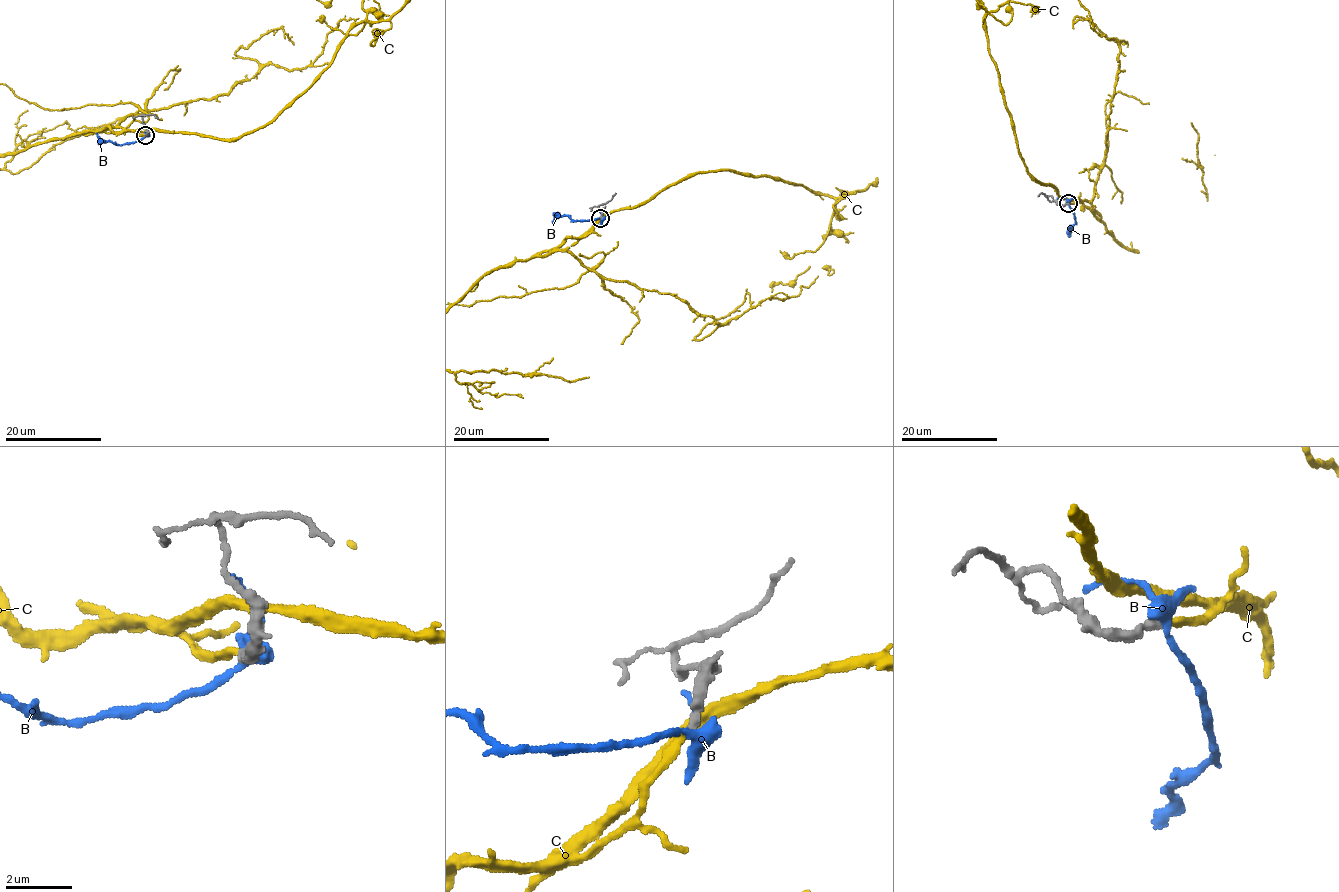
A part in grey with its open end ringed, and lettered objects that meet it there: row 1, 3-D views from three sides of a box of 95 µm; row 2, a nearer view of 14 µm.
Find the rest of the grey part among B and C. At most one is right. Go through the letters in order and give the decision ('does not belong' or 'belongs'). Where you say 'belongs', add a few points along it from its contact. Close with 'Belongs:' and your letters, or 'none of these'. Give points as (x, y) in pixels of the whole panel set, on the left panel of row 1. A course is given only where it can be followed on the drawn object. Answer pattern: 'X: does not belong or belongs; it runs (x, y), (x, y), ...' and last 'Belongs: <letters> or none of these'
B: does not belong
C: belongs
Belongs: C

